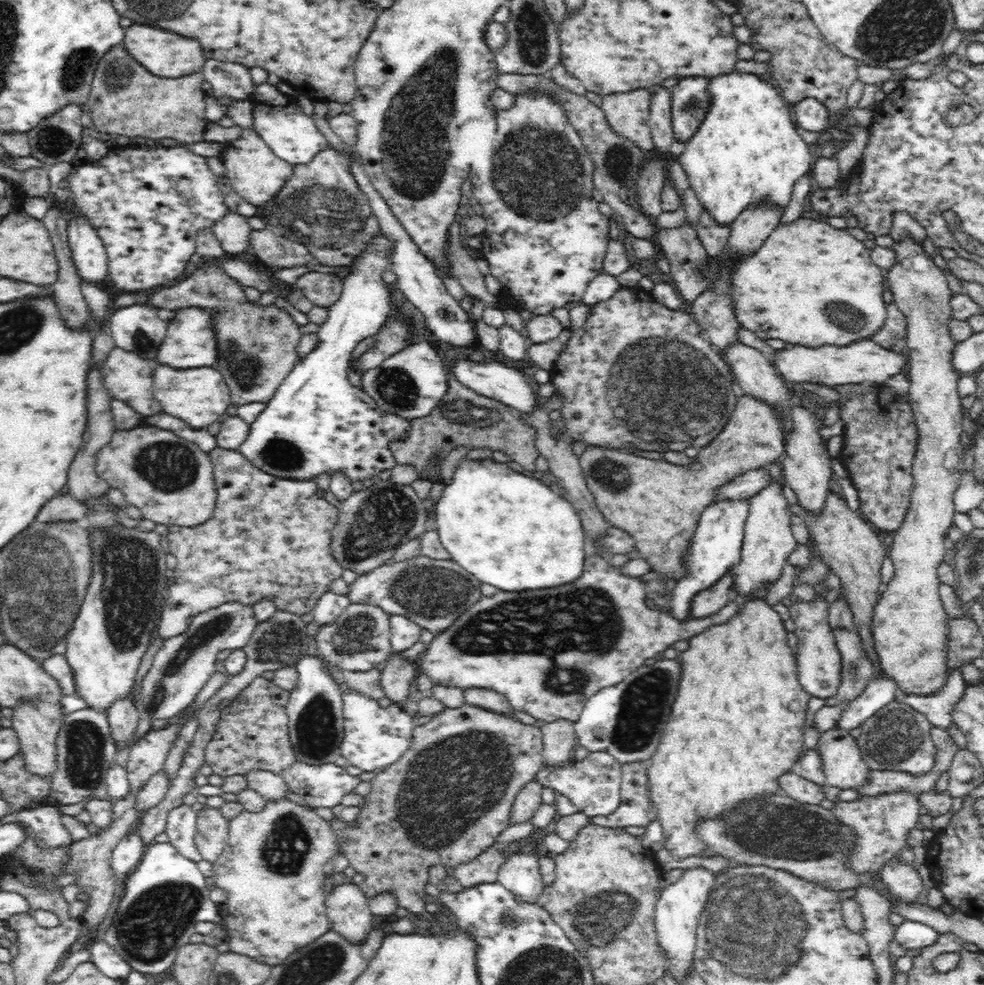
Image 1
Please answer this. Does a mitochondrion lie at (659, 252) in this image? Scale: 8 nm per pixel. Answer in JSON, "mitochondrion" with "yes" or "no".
{"mitochondrion":"no"}

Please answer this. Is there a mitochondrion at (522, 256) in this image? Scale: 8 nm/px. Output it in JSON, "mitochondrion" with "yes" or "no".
{"mitochondrion":"no"}

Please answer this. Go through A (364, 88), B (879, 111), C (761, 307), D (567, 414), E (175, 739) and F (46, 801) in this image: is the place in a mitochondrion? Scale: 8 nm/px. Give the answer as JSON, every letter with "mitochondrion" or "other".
{"A":"other","B":"other","C":"mitochondrion","D":"other","E":"other","F":"other"}

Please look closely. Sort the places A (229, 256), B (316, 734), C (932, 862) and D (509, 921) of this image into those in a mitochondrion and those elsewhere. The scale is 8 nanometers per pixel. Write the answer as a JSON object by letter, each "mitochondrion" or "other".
{"A":"other","B":"mitochondrion","C":"other","D":"mitochondrion"}

